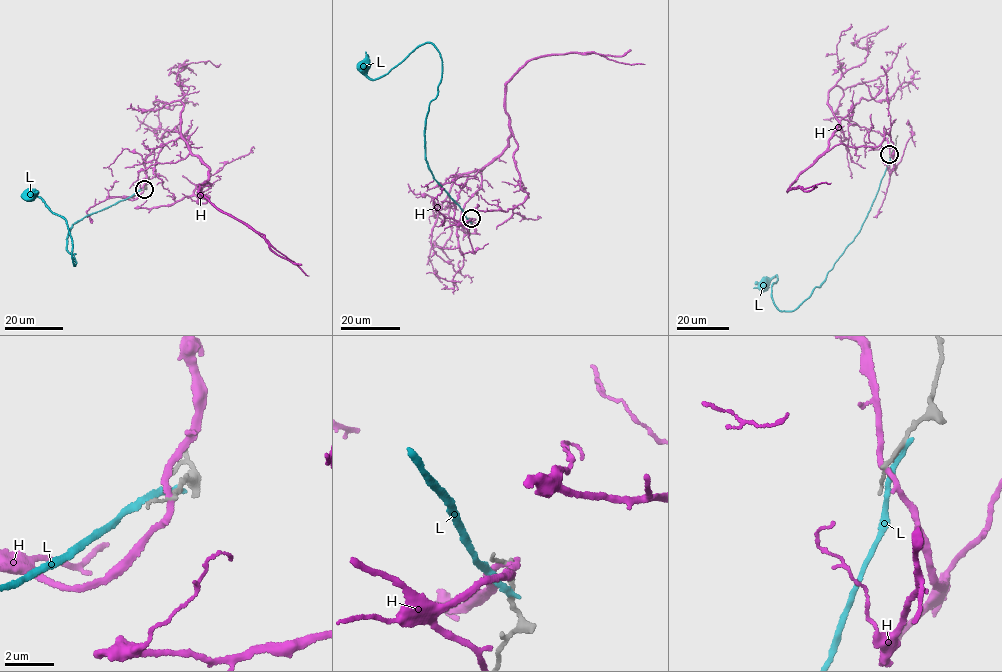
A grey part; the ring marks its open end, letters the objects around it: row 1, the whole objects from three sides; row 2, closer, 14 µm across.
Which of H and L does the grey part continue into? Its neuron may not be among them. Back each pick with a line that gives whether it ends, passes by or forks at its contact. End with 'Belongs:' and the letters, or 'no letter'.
Belongs: no letter

